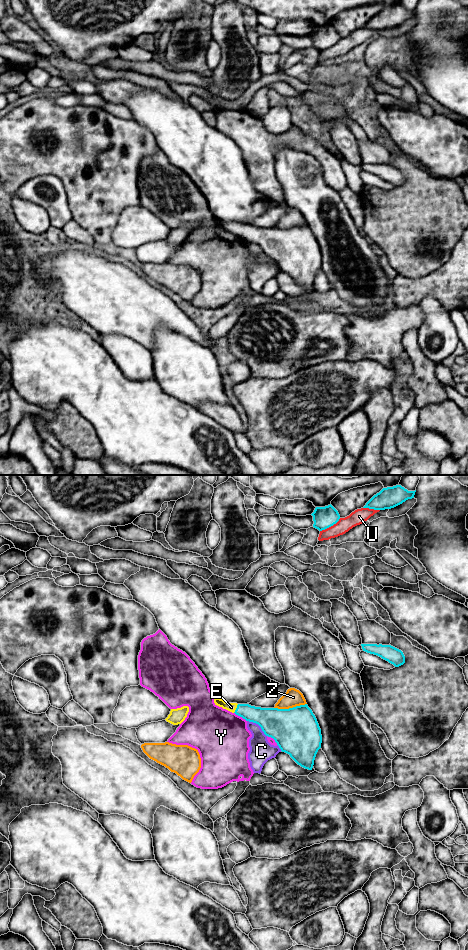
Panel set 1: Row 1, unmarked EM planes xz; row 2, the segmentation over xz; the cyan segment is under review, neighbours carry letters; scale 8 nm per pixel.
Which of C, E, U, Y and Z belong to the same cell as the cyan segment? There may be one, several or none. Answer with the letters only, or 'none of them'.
E

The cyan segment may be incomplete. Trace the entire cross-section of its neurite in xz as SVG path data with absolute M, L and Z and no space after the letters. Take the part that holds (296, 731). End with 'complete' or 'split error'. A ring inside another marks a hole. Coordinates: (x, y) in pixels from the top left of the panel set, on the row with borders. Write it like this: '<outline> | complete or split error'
M215 698L214 703L258 724L266 736L275 740L282 752L289 754L301 767L312 770L321 748L322 735L317 719L307 704L278 709L228 703L220 698Z | split error

